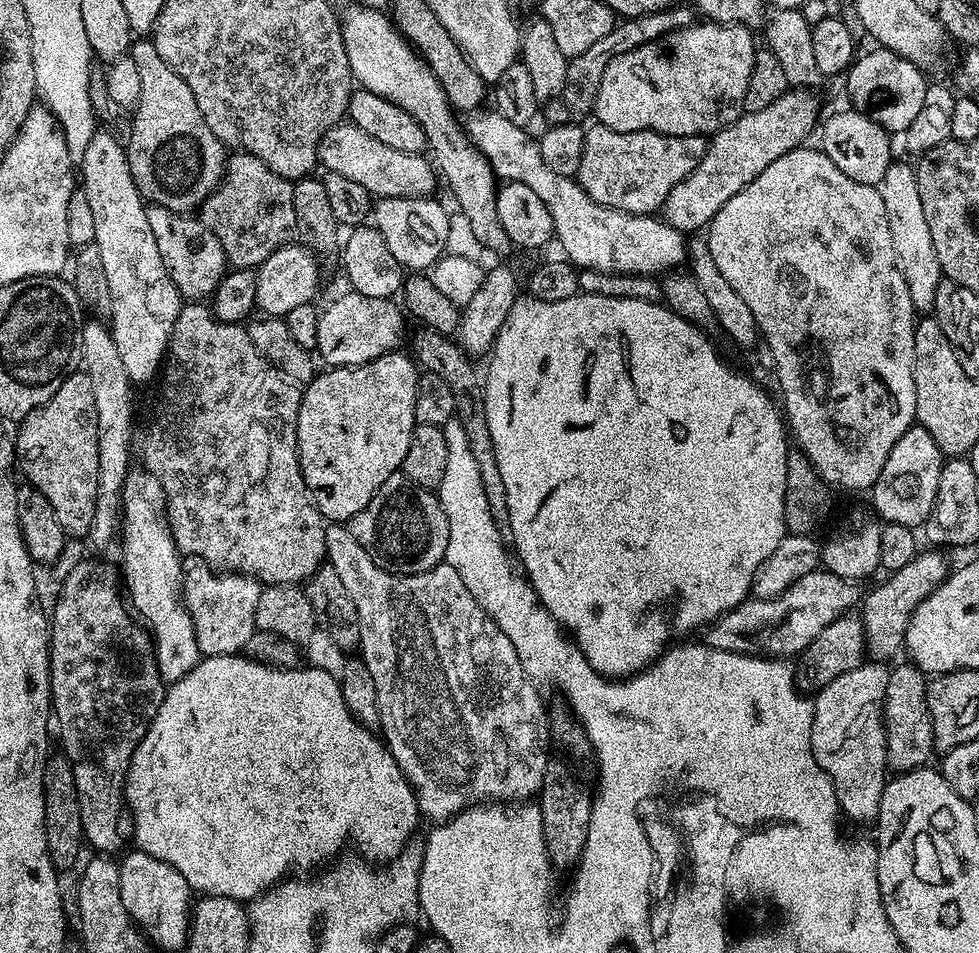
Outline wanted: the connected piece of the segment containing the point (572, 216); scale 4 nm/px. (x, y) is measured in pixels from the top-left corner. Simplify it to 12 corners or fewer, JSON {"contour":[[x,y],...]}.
{"contour":[[495,110],[468,137],[501,181],[546,202],[580,270],[667,274],[685,233],[594,202],[546,166],[537,137]]}

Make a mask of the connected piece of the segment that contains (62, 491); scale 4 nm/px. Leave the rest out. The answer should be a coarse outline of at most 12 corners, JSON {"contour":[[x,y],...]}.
{"contour":[[77,370],[19,421],[14,460],[87,537],[98,502],[94,385]]}

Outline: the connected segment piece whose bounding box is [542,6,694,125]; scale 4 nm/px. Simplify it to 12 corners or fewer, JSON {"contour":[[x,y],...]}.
{"contour":[[673,6],[621,19],[571,57],[562,90],[543,105],[549,125],[593,115],[606,66],[694,20]]}

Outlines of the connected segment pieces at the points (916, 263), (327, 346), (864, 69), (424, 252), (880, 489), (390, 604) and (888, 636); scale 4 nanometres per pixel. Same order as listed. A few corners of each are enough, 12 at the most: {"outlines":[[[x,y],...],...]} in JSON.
{"outlines":[[[915,167],[878,187],[912,307],[931,313],[942,273]],[[344,290],[316,352],[356,368],[406,340],[399,303]],[[888,48],[857,55],[851,107],[902,134],[930,83]],[[380,198],[374,226],[405,270],[446,252],[436,198]],[[925,428],[894,442],[870,504],[890,524],[932,515],[945,457]],[[340,522],[379,727],[421,813],[528,802],[548,716],[441,562],[385,572]],[[921,551],[858,615],[873,661],[904,648],[914,610],[950,575],[945,553]]]}

